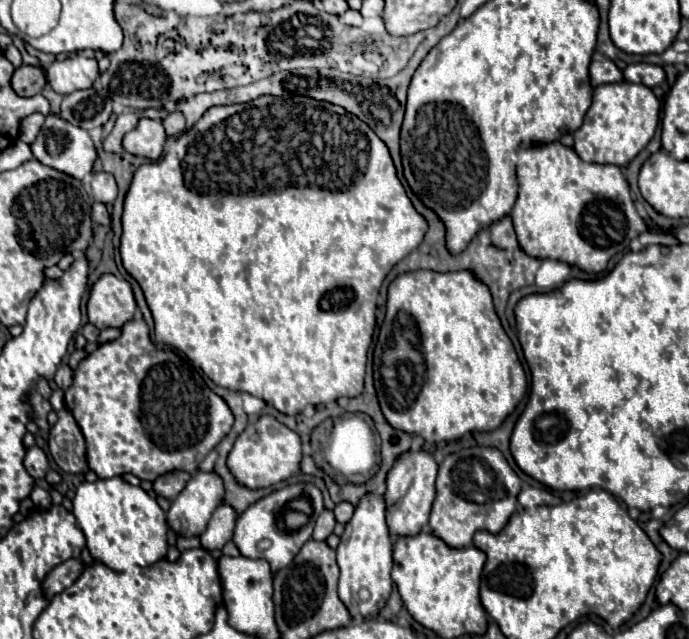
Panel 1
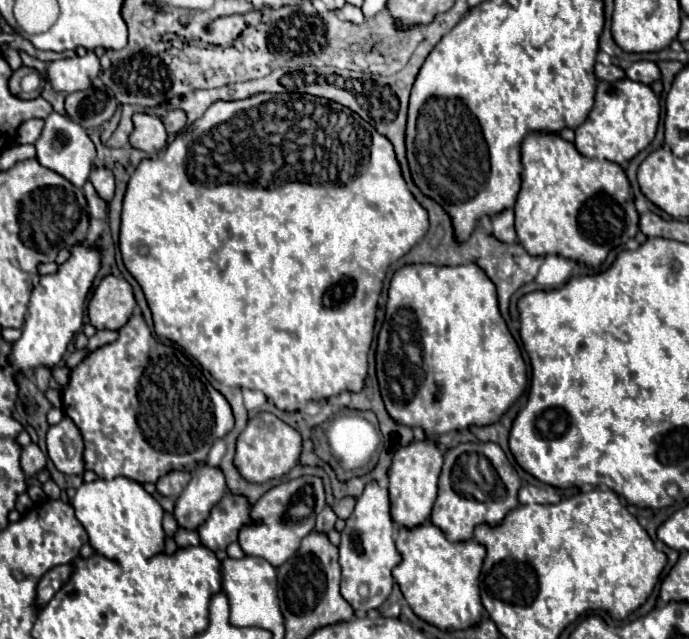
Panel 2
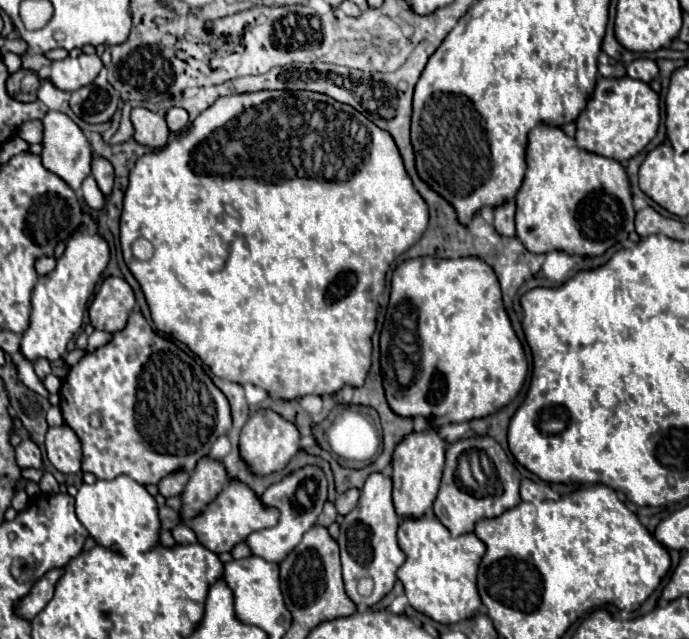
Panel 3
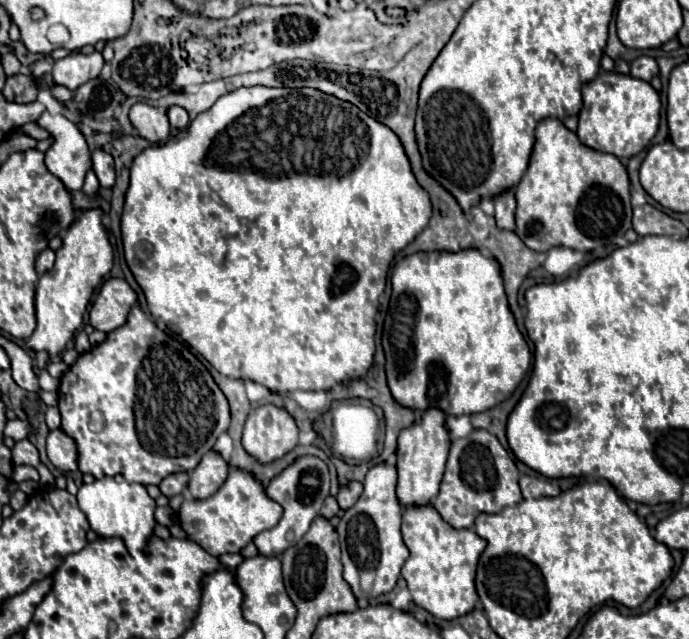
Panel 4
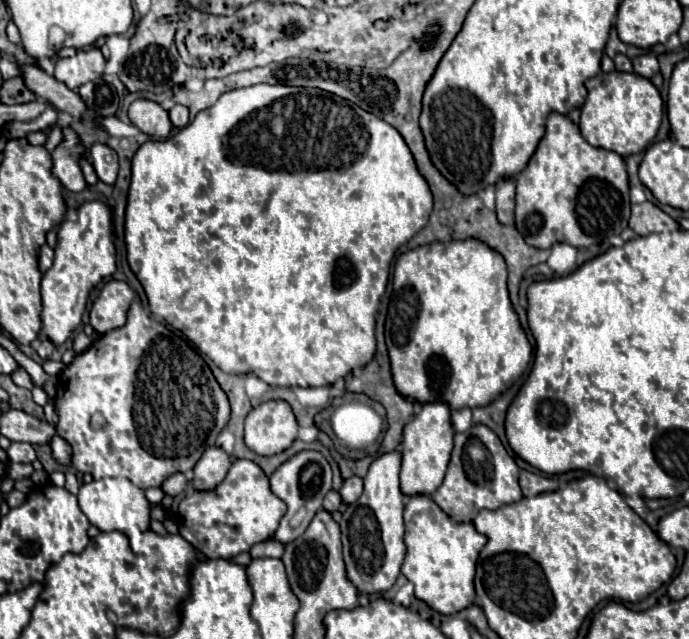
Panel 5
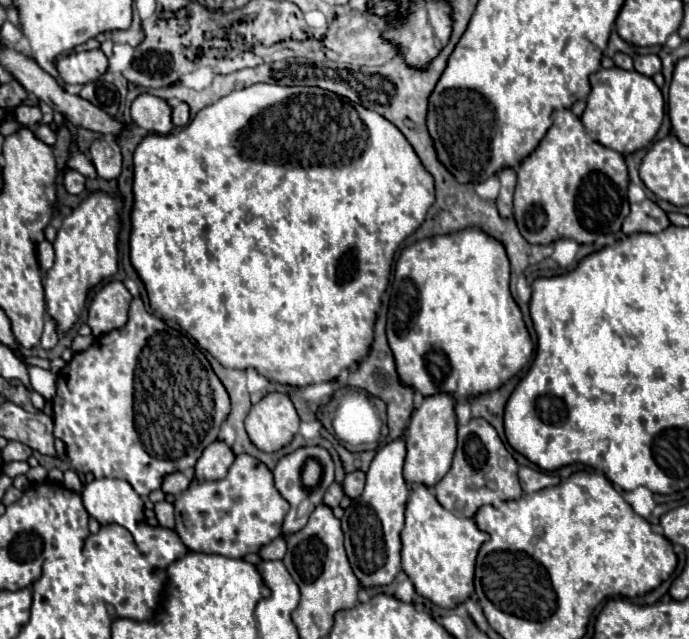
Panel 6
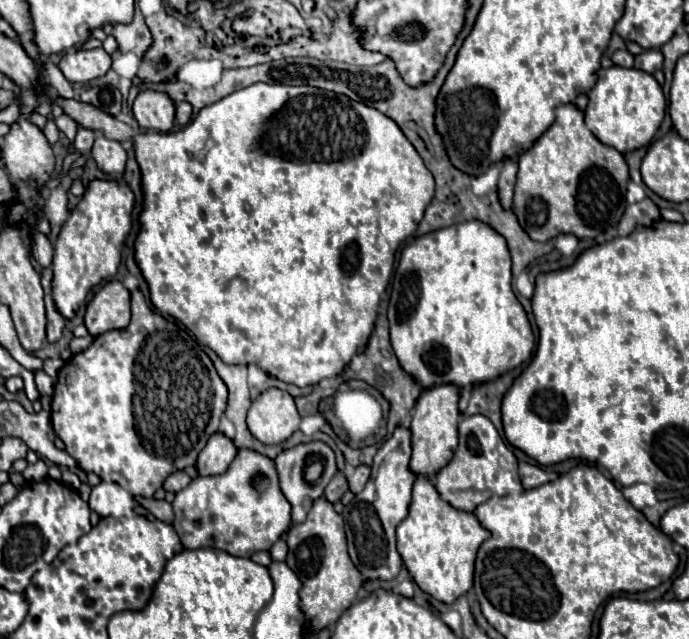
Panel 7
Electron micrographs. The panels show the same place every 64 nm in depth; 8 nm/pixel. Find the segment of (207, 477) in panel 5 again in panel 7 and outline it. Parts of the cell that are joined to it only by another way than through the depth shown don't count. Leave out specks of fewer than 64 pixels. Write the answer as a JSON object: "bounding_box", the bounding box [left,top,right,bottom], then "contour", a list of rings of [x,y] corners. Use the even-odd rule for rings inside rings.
{"bounding_box":[196,432,238,476],"contour":[[[222,432],[212,434],[208,444],[204,446],[204,450],[198,456],[198,464],[196,464],[198,474],[210,476],[210,474],[226,472],[226,468],[236,458],[236,454],[238,454],[238,448],[234,446],[234,442],[228,436],[224,436]]]}

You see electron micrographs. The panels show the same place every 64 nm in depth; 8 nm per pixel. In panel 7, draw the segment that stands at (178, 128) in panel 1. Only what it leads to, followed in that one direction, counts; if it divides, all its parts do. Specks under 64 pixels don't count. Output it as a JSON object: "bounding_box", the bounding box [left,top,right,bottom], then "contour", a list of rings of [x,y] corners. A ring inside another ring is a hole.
{"bounding_box":[176,102,192,126],"contour":[[[180,102],[176,106],[176,120],[178,120],[178,124],[186,126],[190,122],[190,118],[192,118],[192,106],[188,102]]]}

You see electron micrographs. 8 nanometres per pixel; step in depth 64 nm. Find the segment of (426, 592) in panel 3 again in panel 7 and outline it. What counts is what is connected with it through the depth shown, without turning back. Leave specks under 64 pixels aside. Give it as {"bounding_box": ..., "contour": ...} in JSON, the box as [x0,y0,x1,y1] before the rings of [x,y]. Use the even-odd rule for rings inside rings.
{"bounding_box":[398,476,490,604],"contour":[[[426,476],[416,478],[410,512],[398,526],[398,552],[412,580],[424,592],[446,604],[452,604],[458,596],[466,594],[472,586],[476,552],[488,536],[490,532],[478,522],[474,512],[452,508],[436,492],[432,480]]]}

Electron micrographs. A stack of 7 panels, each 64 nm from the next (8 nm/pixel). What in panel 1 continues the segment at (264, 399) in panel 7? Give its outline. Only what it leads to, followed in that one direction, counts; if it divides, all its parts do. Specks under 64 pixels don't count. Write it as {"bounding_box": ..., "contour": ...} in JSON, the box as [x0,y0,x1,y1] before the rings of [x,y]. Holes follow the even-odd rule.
{"bounding_box":[228,416,302,488],"contour":[[[260,416],[256,422],[248,424],[246,430],[234,442],[228,456],[228,468],[234,478],[246,488],[264,488],[278,484],[300,470],[302,460],[302,440],[288,426],[278,422],[274,416]]]}

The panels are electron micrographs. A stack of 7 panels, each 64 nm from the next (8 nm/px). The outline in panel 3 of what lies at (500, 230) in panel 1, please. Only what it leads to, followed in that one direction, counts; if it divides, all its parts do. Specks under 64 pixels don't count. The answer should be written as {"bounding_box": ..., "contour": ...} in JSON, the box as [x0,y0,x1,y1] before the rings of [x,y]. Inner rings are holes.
{"bounding_box":[494,200,516,236],"contour":[[[508,200],[500,206],[496,206],[494,210],[494,228],[498,234],[504,236],[514,236],[514,212],[516,212],[516,204],[514,200]]]}

